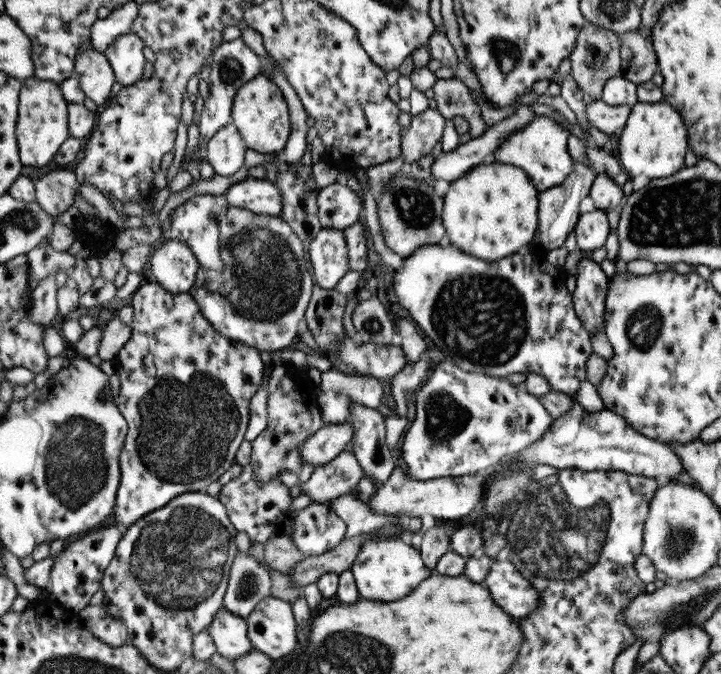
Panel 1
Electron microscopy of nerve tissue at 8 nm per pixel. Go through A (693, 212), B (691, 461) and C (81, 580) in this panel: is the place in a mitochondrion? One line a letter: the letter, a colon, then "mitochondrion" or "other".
A: mitochondrion
B: other
C: other

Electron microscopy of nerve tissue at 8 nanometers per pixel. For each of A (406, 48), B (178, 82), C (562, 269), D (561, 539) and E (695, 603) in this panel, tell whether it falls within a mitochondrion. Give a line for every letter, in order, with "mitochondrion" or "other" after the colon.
A: other
B: other
C: other
D: mitochondrion
E: mitochondrion

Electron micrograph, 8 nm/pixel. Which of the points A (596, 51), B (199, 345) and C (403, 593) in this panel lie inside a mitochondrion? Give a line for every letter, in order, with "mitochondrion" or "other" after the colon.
A: mitochondrion
B: other
C: other

